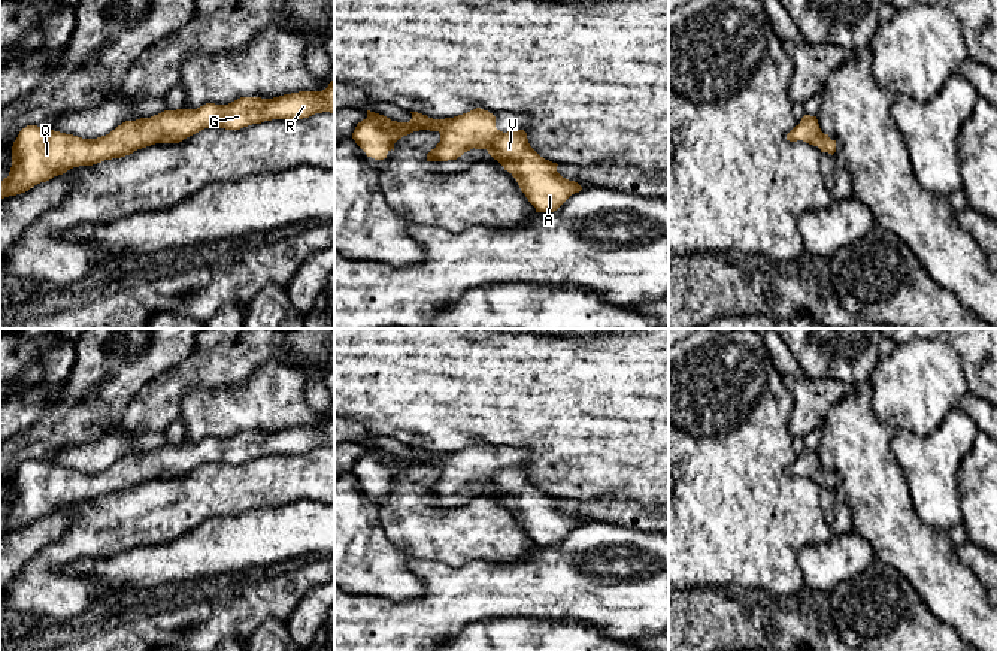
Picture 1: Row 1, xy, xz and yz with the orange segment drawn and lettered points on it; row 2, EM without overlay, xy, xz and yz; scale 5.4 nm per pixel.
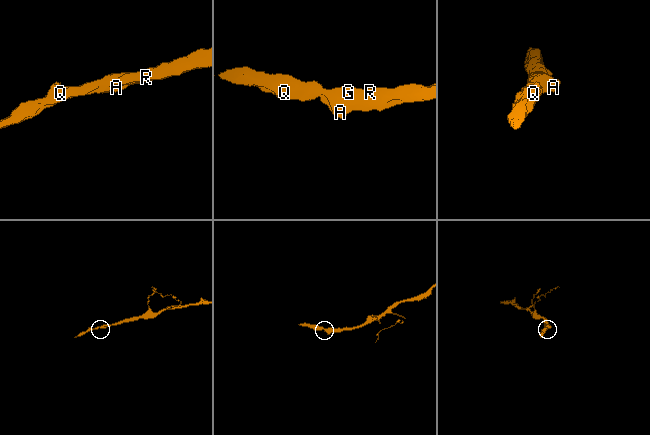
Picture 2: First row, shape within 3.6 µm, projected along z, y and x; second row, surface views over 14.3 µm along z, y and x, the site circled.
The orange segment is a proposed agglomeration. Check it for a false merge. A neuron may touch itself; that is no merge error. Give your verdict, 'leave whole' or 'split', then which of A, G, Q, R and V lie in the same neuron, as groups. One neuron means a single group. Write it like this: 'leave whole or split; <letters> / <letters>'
leave whole; A G Q R V

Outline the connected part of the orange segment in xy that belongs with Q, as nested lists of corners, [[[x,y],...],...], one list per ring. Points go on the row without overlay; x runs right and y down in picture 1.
[[[334,415],[322,426],[299,426],[273,433],[240,432],[228,439],[164,445],[125,455],[109,469],[82,473],[37,460],[22,463],[12,481],[9,511],[0,515],[0,535],[79,500],[121,493],[155,478],[179,478],[204,463],[240,464],[272,454],[303,454],[334,448]]]

